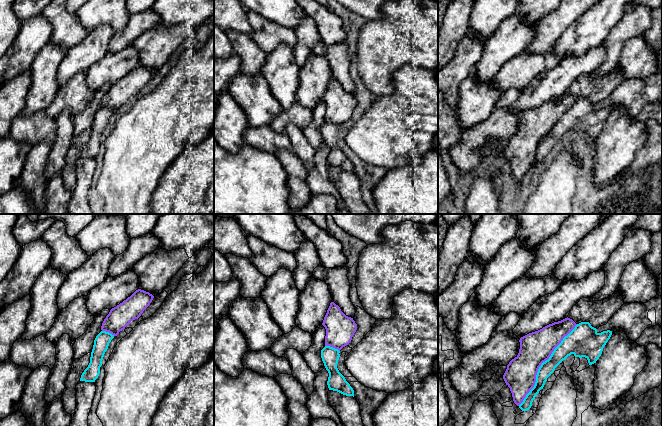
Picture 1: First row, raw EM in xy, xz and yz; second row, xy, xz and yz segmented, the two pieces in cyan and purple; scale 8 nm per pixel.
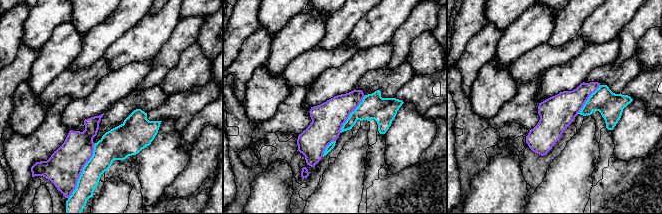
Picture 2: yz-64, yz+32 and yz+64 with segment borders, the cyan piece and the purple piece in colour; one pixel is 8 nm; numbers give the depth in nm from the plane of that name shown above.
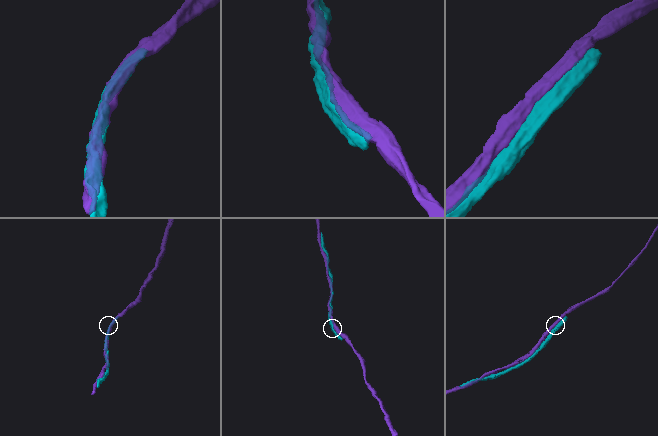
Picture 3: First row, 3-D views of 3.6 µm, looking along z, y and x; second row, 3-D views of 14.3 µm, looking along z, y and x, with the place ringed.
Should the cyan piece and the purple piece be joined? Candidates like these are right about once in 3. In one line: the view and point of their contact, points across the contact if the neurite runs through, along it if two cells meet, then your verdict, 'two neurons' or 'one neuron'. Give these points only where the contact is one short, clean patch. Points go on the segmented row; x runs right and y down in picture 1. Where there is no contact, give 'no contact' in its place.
meets cyan in yz at (541, 364); two neurons

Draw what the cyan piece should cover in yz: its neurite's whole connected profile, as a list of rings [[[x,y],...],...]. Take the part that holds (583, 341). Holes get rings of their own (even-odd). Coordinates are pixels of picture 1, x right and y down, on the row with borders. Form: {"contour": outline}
{"contour": [[[589,322],[577,324],[554,349],[549,359],[541,364],[536,375],[535,385],[519,405],[519,408],[522,411],[531,408],[533,400],[539,391],[543,389],[547,378],[571,354],[579,358],[585,357],[589,365],[596,363],[611,335],[612,331],[610,330],[598,333],[597,329],[592,327]]]}

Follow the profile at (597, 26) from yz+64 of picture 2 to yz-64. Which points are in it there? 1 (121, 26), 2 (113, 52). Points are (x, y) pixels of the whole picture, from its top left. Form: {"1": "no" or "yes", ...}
{"1": "no", "2": "yes"}

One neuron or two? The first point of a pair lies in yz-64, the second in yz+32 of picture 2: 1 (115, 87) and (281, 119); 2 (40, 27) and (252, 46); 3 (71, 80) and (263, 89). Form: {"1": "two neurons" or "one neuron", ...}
{"1": "two neurons", "2": "two neurons", "3": "two neurons"}

